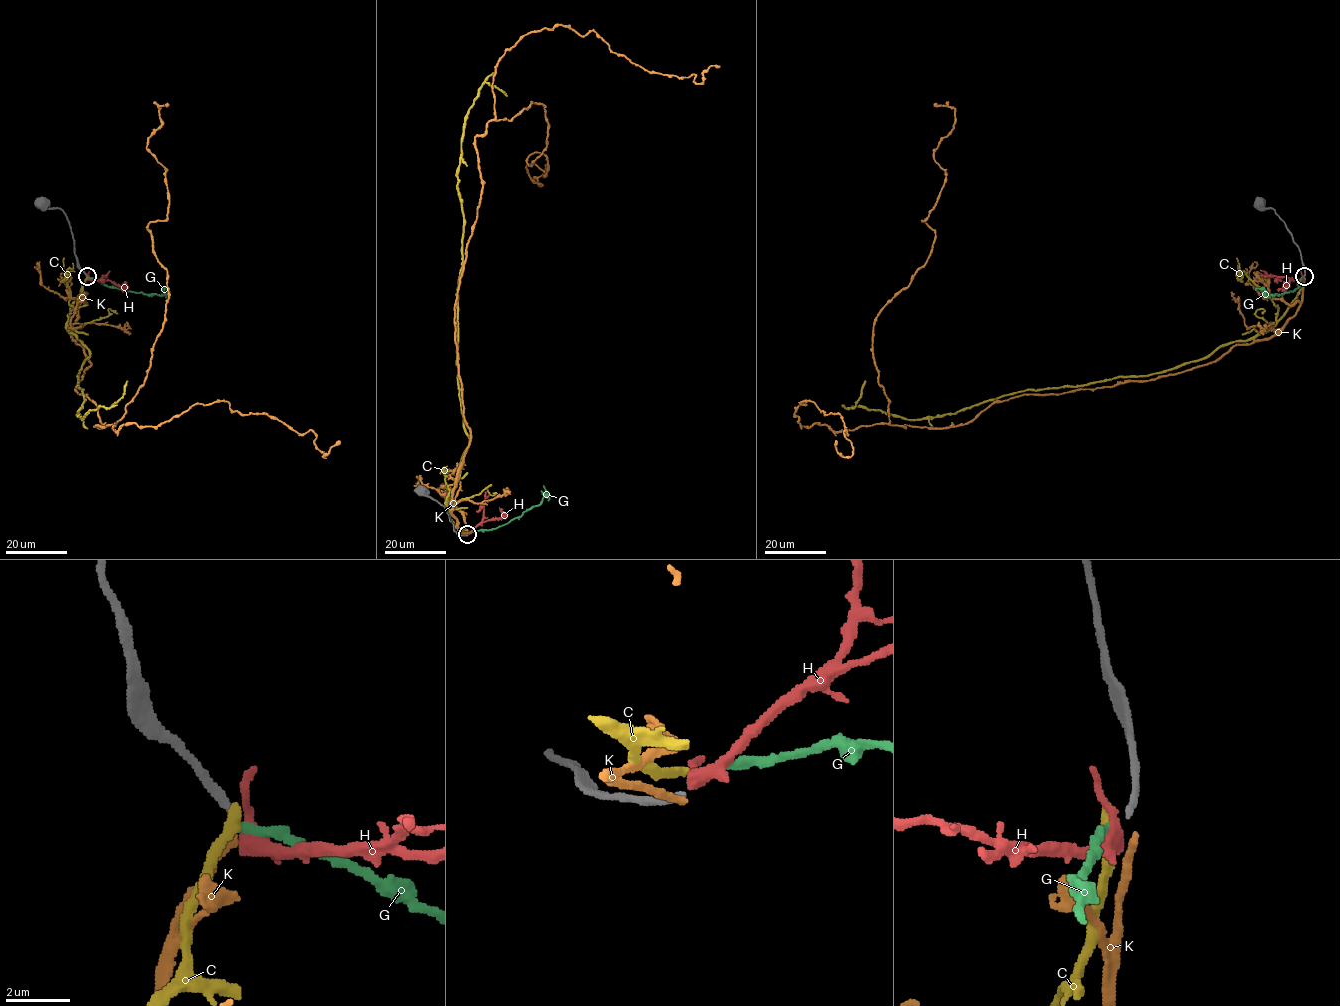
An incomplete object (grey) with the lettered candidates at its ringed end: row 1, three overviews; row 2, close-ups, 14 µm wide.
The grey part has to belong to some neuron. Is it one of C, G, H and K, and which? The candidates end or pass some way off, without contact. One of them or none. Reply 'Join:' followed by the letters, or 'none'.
Join: none

